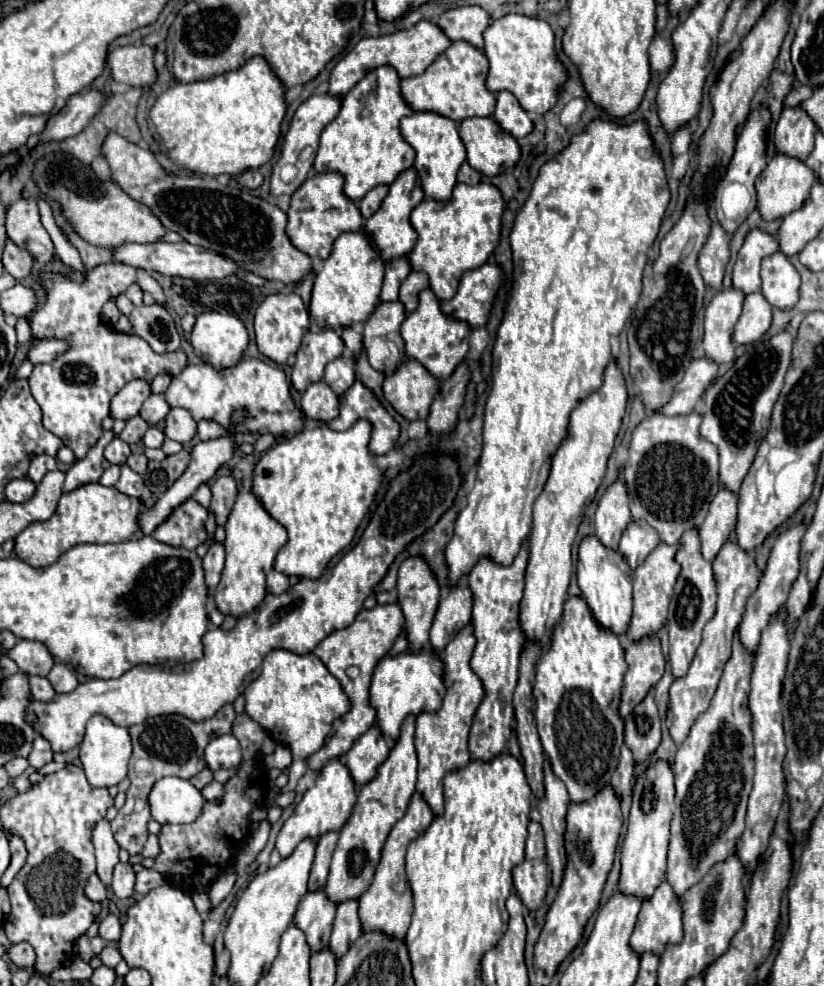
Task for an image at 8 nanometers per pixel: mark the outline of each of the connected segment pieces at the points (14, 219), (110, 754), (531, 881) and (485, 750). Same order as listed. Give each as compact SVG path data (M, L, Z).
M21 197L7 209L7 237L27 249L39 263L53 259L53 245L41 225L37 203L27 197Z
M95 715L87 723L85 739L79 747L79 759L83 763L85 775L93 787L111 787L127 777L127 765L131 759L131 737L125 727L115 725L103 715Z
M535 821L529 823L525 861L513 869L513 887L527 909L537 911L541 907L549 887L549 879L545 863L543 829Z
M529 539L523 541L521 551L515 561L505 567L495 563L491 557L481 557L479 563L469 573L469 587L473 591L473 629L477 637L477 645L471 657L471 669L479 675L485 687L485 699L475 713L471 735L469 735L469 751L471 759L489 761L497 757L511 735L513 723L513 689L517 685L517 665L519 653L525 641L525 633L519 621L519 603L523 599L523 573L527 569L527 545Z

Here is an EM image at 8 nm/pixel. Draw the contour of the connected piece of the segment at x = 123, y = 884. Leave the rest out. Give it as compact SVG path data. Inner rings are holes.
M117 863L115 865L111 889L119 899L131 897L135 893L135 871L129 863Z

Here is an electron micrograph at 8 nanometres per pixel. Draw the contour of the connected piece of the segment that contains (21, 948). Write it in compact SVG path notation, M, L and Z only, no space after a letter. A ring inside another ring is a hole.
M15 943L15 945L11 945L7 955L17 967L33 969L33 965L35 965L35 951L33 951L33 947L29 943Z

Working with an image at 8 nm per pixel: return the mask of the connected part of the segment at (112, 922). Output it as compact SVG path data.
M107 915L99 925L99 935L109 941L117 941L121 937L121 921L117 915Z

